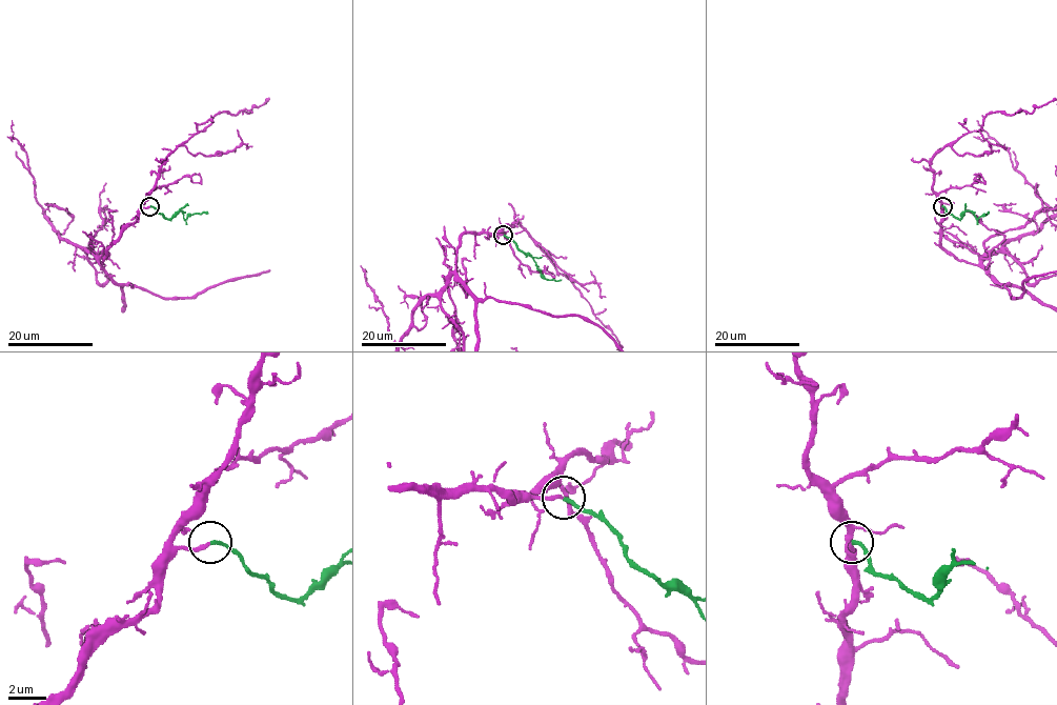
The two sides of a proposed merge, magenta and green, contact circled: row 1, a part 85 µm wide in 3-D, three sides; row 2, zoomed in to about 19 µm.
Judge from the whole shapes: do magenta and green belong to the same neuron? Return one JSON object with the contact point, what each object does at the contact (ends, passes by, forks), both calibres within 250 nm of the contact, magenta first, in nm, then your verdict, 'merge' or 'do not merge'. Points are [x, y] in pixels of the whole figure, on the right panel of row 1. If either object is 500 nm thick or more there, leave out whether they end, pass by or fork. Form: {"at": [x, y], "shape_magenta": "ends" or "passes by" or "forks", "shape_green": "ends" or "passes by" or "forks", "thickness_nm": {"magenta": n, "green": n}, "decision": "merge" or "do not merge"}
{"at": [942, 206], "shape_magenta": "ends", "shape_green": "ends", "thickness_nm": {"magenta": 180, "green": 180}, "decision": "merge"}

